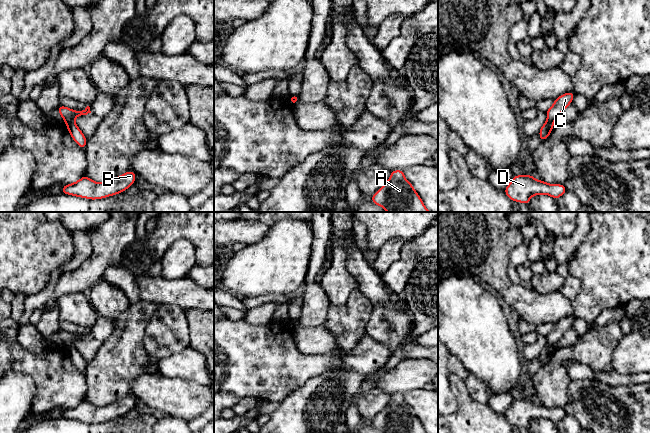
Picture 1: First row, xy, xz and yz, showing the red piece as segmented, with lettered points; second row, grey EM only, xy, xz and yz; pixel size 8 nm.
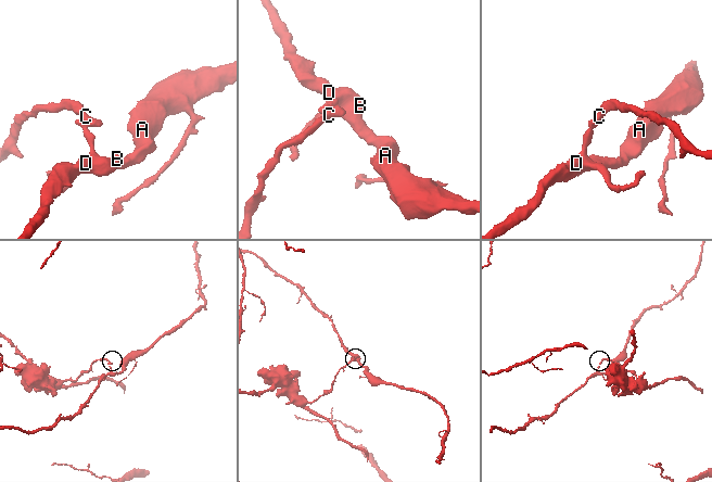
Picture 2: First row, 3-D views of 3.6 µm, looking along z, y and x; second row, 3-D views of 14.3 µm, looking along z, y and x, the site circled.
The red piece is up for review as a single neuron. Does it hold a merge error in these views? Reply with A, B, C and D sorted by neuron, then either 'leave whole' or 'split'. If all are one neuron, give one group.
A B D / C; split

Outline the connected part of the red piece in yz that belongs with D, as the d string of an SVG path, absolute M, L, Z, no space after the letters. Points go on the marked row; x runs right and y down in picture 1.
M525 174L514 175L504 192L510 200L528 205L532 196L544 194L557 200L567 192L567 189L563 184L549 184Z

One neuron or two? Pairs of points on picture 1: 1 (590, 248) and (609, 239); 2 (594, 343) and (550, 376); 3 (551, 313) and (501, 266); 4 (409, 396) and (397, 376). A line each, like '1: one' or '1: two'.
1: one
2: one
3: one
4: two

